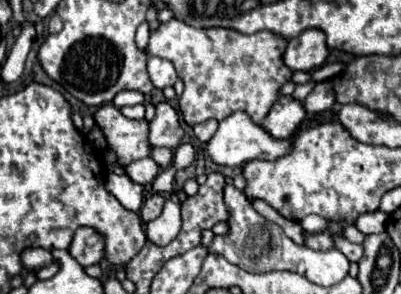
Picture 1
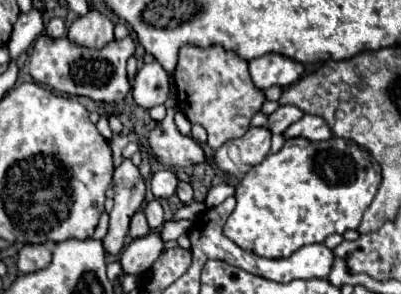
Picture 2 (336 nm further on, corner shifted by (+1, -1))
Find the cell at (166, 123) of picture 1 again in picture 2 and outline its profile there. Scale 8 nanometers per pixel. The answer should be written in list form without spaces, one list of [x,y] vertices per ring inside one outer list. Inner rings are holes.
[[[125,159],[113,173],[113,211],[109,219],[109,231],[103,239],[105,251],[115,255],[123,247],[123,239],[129,231],[131,217],[141,209],[145,201],[145,179],[139,169]]]

